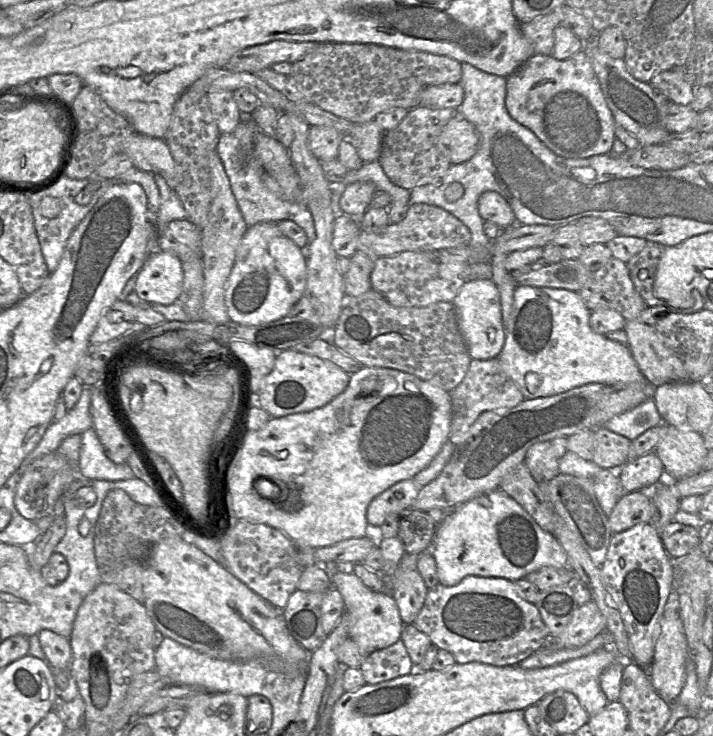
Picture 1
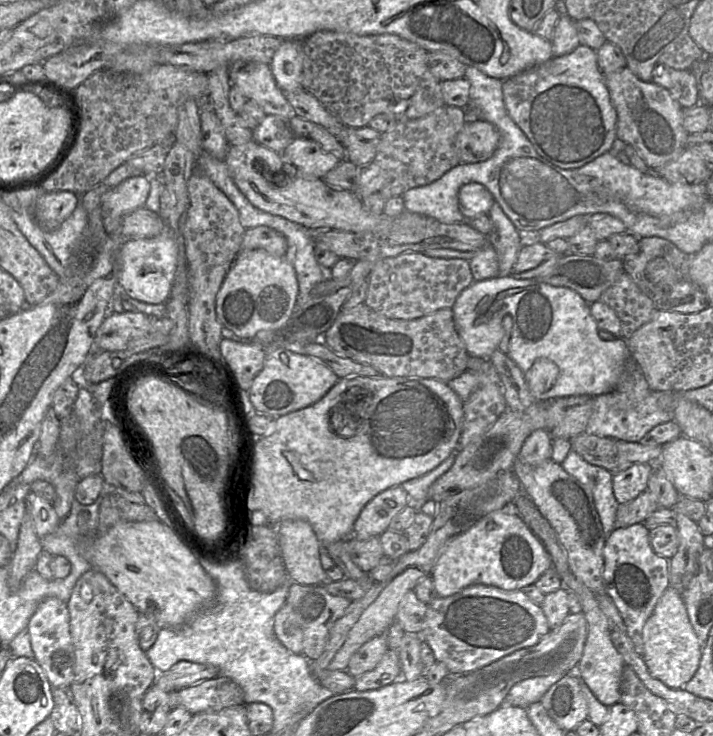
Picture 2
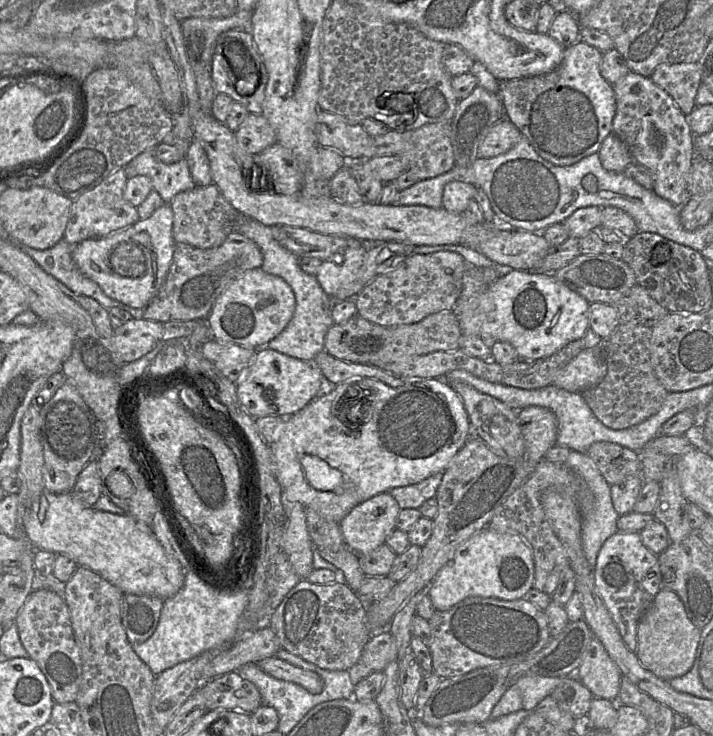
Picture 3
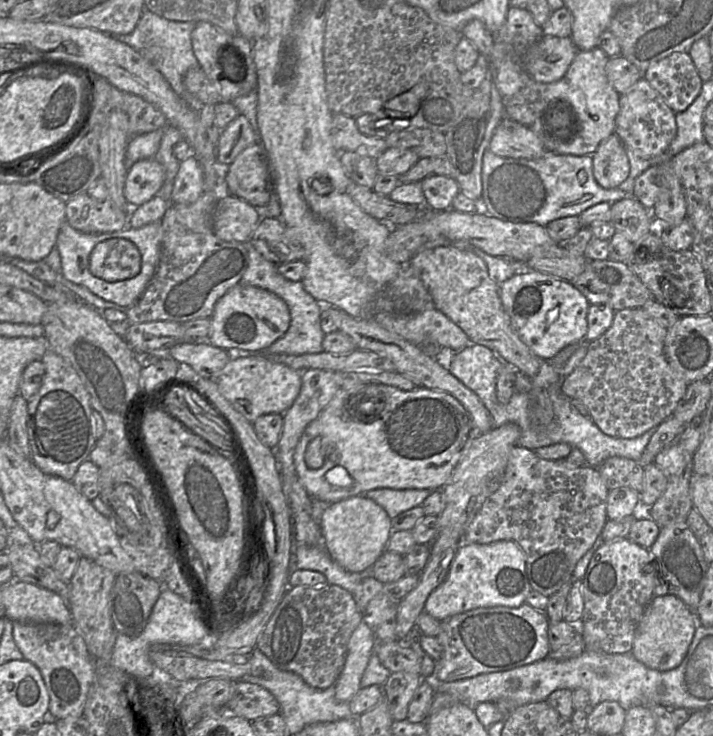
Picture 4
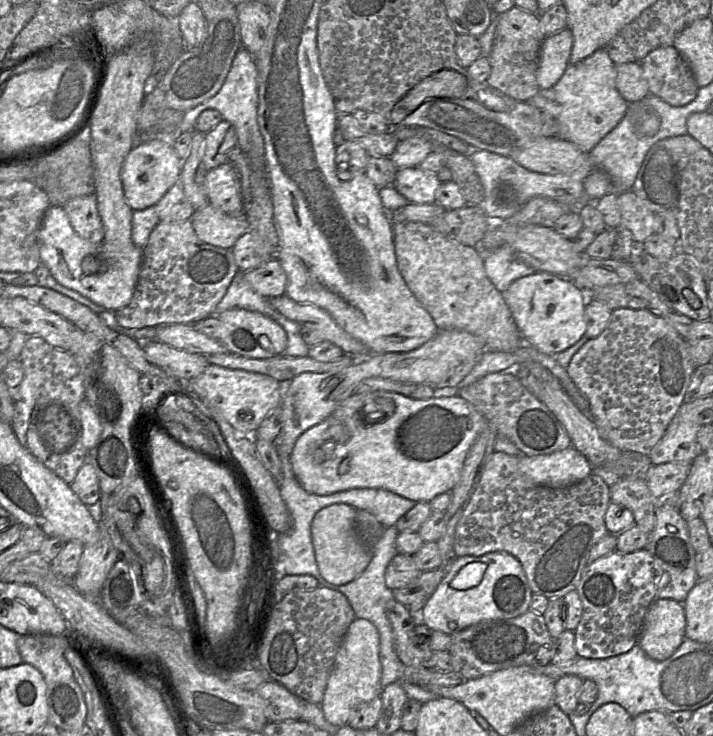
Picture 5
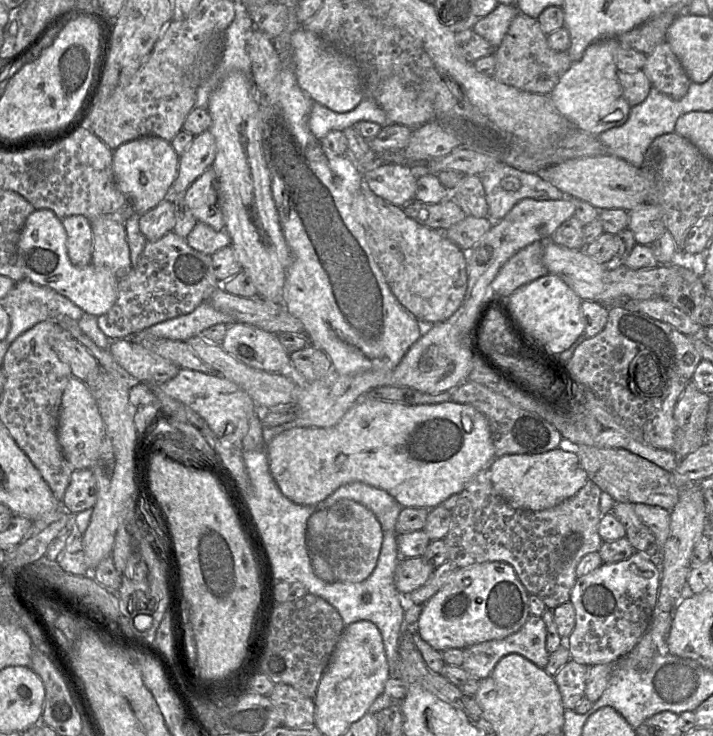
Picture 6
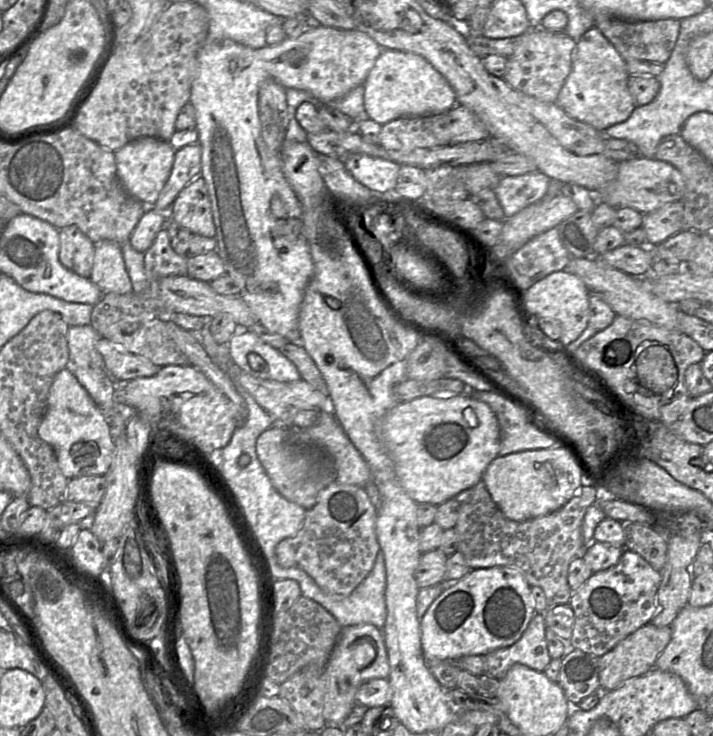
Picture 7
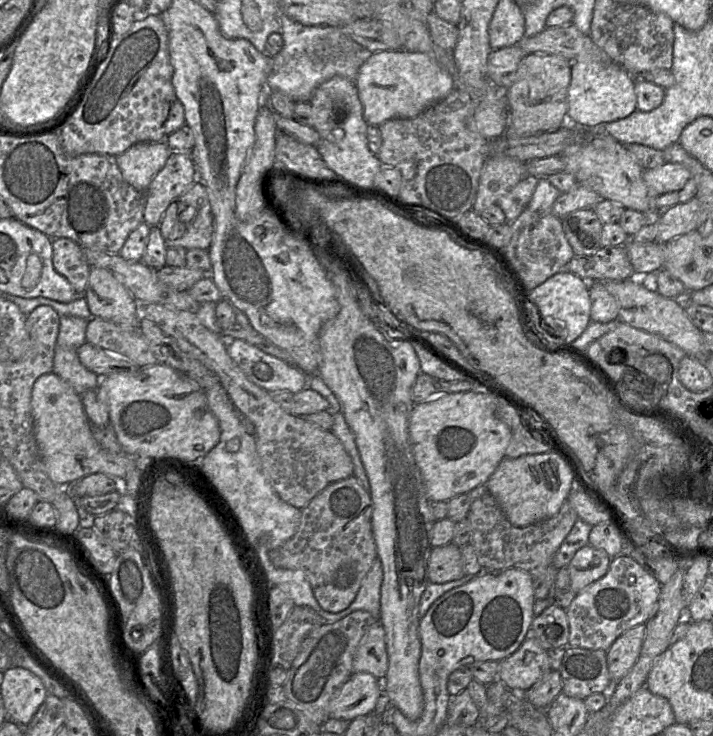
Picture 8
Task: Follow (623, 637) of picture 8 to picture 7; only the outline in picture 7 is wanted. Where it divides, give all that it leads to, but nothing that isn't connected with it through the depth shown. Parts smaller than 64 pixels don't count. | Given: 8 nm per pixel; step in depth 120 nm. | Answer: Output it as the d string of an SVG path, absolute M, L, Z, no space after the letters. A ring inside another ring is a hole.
M648 623L616 644L616 646L599 657L599 682L602 691L619 687L632 677L643 675L655 668L655 662L672 636L671 626L656 627Z

